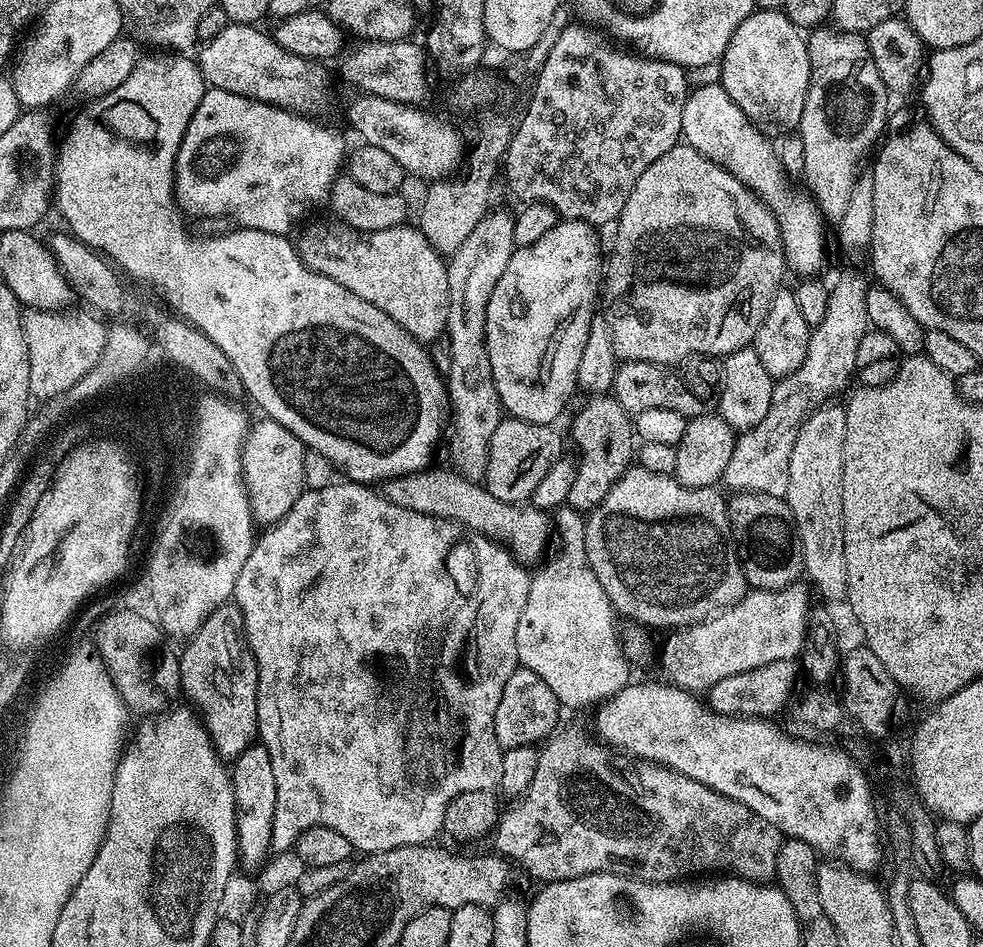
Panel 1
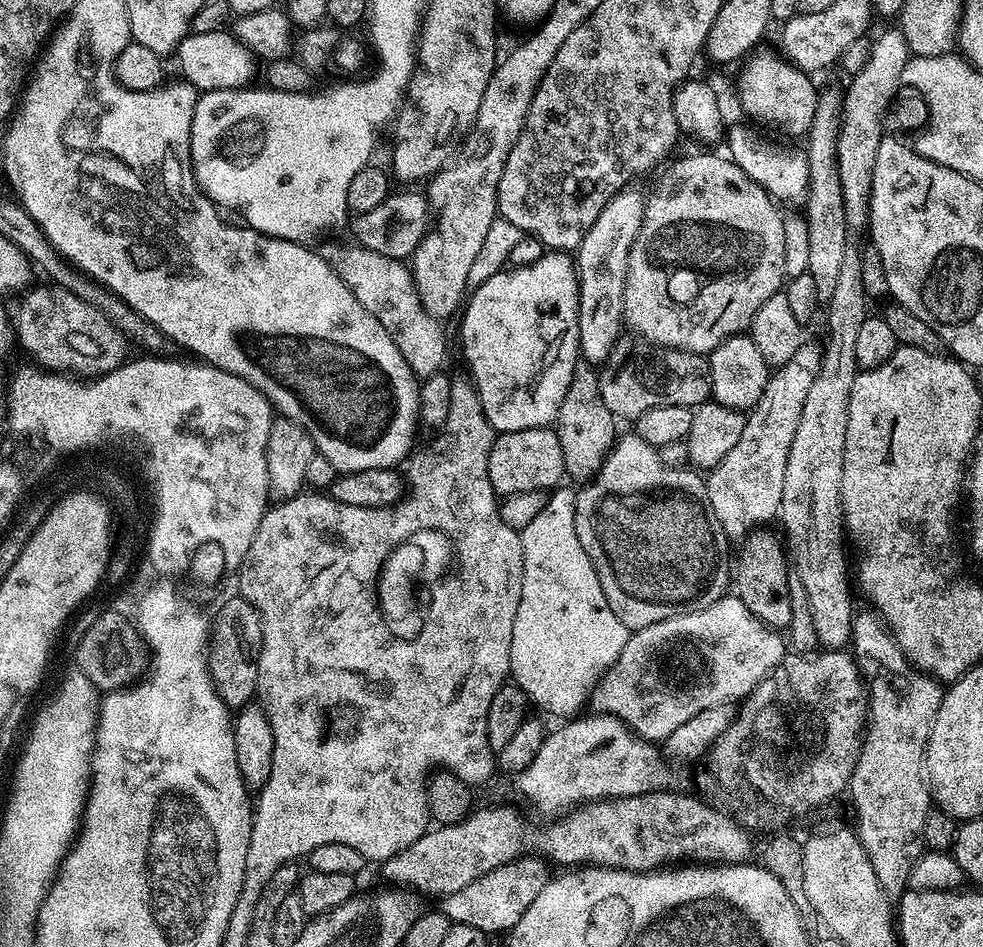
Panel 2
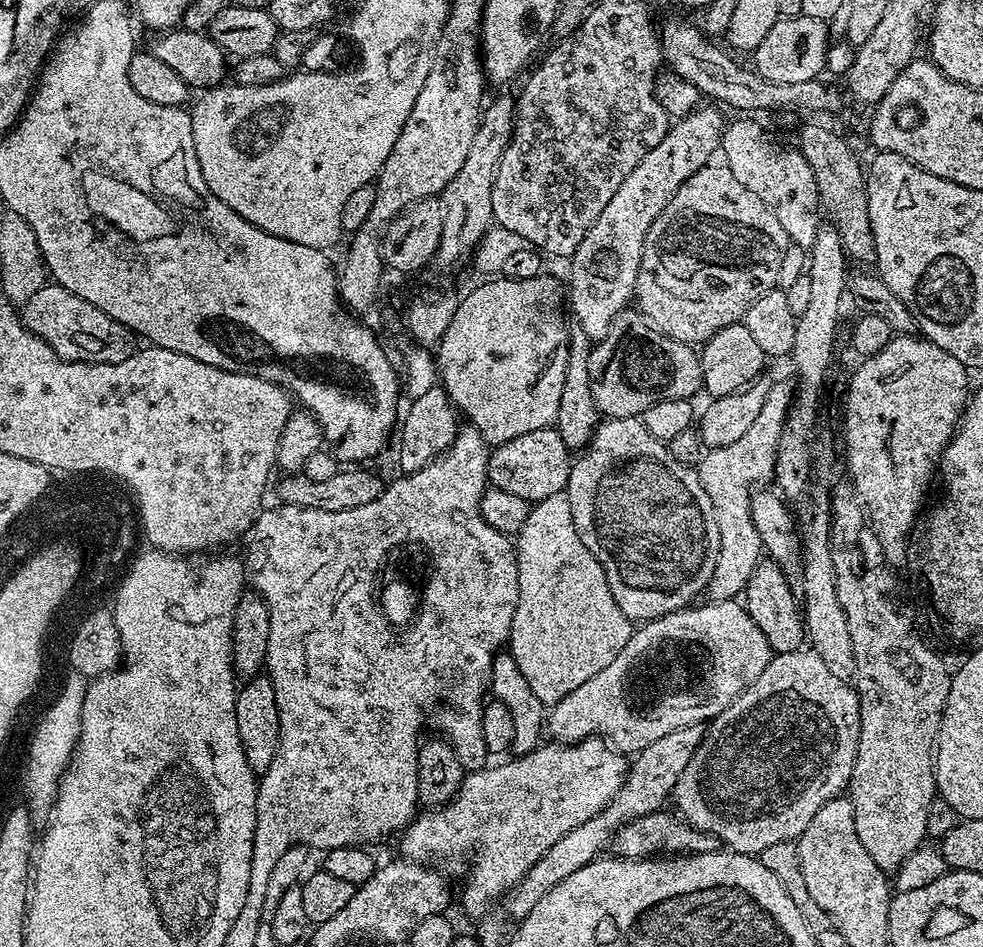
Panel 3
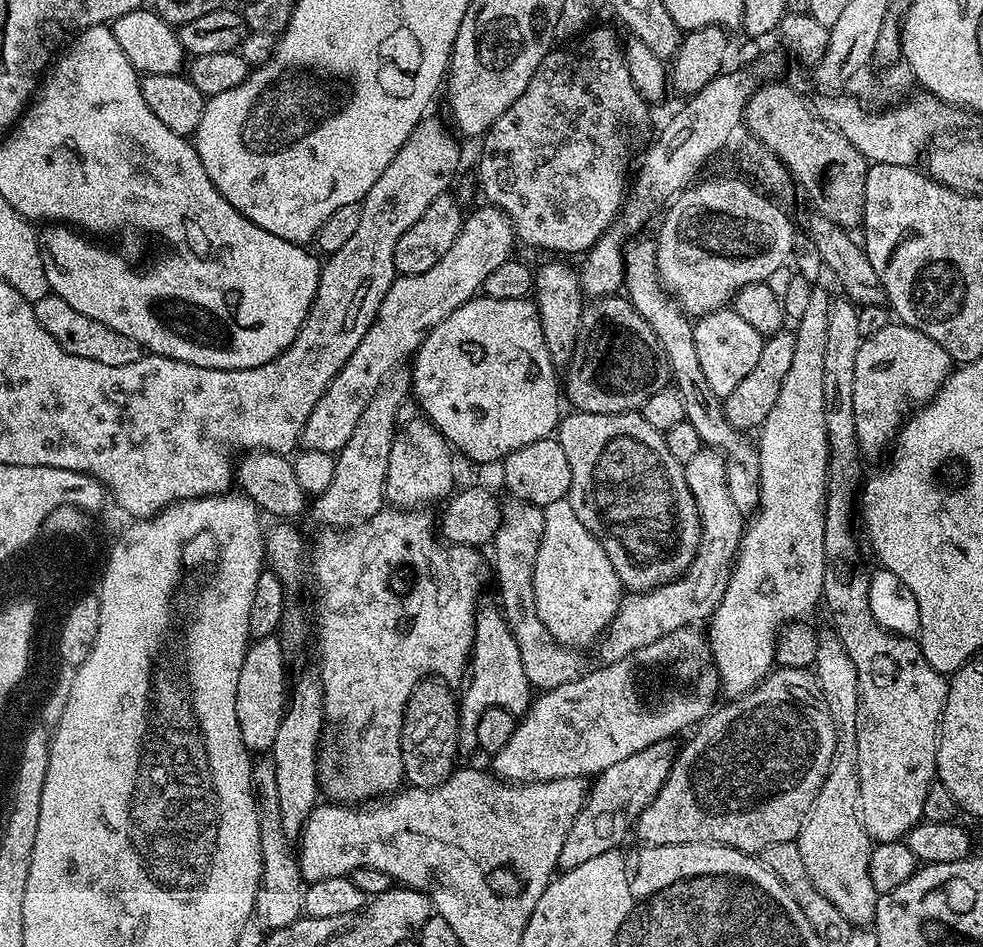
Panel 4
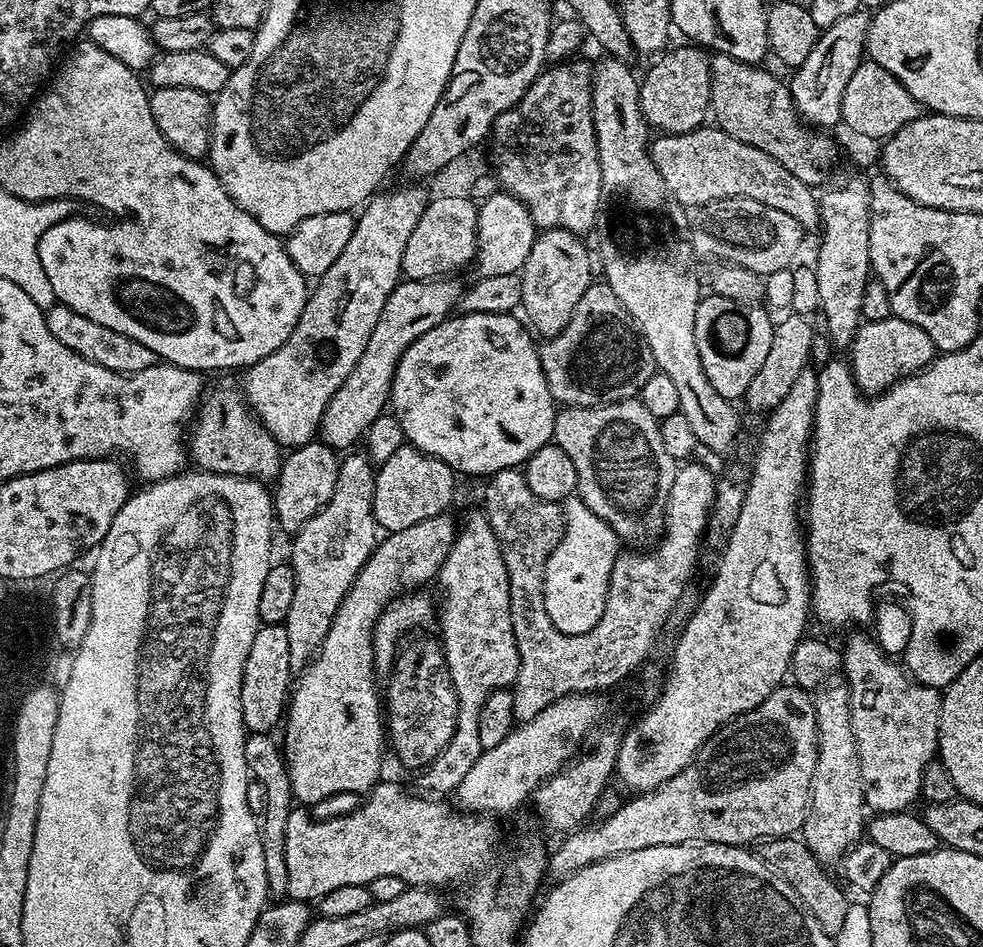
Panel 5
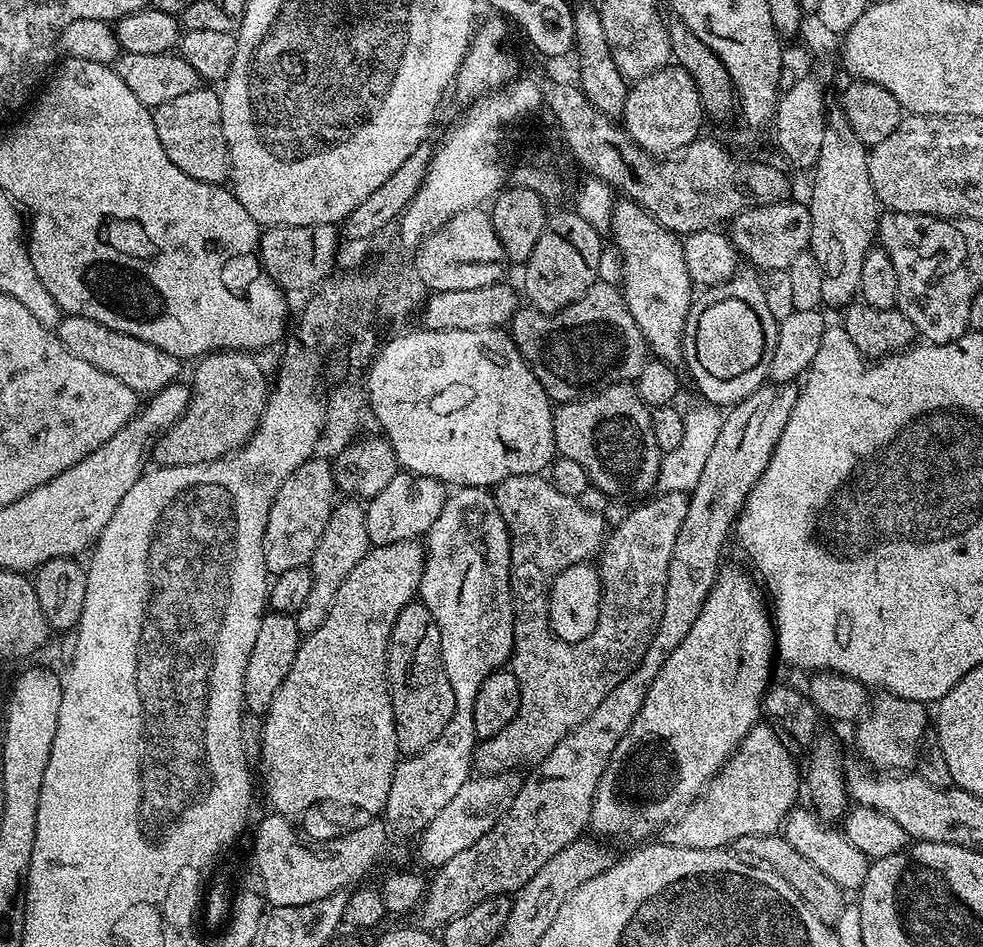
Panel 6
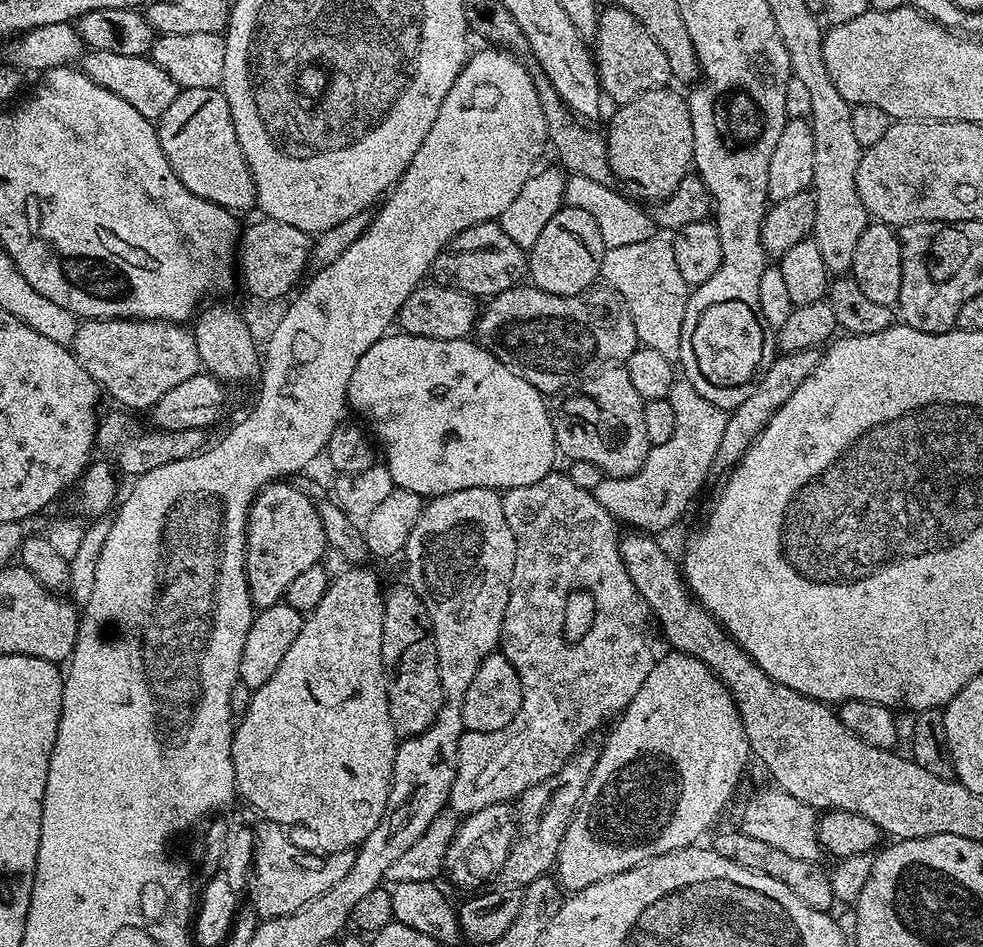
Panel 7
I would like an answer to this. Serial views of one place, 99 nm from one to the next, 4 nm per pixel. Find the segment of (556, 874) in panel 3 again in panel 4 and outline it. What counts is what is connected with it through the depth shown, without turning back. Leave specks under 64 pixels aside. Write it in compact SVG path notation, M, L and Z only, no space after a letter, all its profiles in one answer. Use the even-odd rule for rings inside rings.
M670 739L658 742L654 746L646 746L646 750L638 750L638 754L630 754L630 758L622 758L622 762L614 762L614 766L606 766L606 770L598 773L591 781L588 799L584 801L578 818L574 818L574 826L570 826L570 834L566 834L566 842L562 846L560 855L559 867L561 869L567 870L574 866L582 866L582 862L590 862L590 858L598 858L598 854L612 852L627 841L624 839L628 835L630 837L633 835L637 818L642 814L642 810L646 810L650 802L654 802L658 790L662 790L670 774L678 751L676 743L675 739Z

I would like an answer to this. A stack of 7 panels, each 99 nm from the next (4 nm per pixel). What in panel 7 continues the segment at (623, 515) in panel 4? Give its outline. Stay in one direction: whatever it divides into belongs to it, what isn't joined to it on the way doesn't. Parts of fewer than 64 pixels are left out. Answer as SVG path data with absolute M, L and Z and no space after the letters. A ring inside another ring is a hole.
M604 366L599 371L597 376L590 377L581 386L580 392L566 397L557 412L555 409L552 429L556 435L556 446L563 455L564 452L568 455L569 461L594 462L594 466L598 466L598 470L602 470L605 476L633 476L646 462L650 447L646 438L646 425L642 419L645 401L638 394L638 390L634 390L627 367Z

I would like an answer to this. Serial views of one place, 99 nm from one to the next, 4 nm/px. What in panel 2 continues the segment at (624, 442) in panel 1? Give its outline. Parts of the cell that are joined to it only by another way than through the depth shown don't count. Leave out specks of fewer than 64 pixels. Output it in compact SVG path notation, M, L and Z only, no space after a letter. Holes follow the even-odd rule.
M587 362L577 363L570 390L566 390L566 398L562 398L554 421L556 437L562 442L564 471L569 477L573 476L579 482L588 482L595 477L618 439L616 424L617 417L606 410L606 402L602 402L597 369Z

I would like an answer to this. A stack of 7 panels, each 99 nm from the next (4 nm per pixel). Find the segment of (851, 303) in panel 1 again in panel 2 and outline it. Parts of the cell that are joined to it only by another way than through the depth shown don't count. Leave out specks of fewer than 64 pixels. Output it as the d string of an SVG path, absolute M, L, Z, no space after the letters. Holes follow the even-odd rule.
M801 343L800 348L781 368L775 369L768 377L766 390L762 390L762 398L755 408L747 413L742 434L738 443L718 462L718 466L707 473L708 505L714 510L722 530L729 538L742 538L755 526L764 526L768 519L775 517L782 502L782 482L786 482L786 458L790 458L790 442L794 442L794 433L798 430L798 422L802 419L802 406L806 406L806 394L810 394L810 386L814 386L814 378L818 378L822 348L819 343Z

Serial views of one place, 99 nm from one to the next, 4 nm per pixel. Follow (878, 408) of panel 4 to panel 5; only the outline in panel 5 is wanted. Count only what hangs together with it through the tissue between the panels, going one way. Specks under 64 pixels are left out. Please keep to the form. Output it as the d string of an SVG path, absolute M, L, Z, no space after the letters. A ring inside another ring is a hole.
M891 315L884 320L861 323L850 345L851 352L850 367L857 389L864 394L882 394L897 380L924 371L932 363L938 350L926 330L914 326L914 322L906 322Z

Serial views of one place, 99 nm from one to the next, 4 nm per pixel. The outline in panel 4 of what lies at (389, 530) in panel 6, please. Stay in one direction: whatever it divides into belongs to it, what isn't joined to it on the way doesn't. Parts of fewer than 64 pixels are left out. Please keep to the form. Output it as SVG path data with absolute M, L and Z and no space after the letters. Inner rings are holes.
M426 418L411 420L399 425L396 437L390 446L390 462L386 465L386 486L384 499L393 508L401 510L420 510L432 506L435 500L443 501L453 491L452 483L456 480L456 472L452 469L454 449L445 436Z

